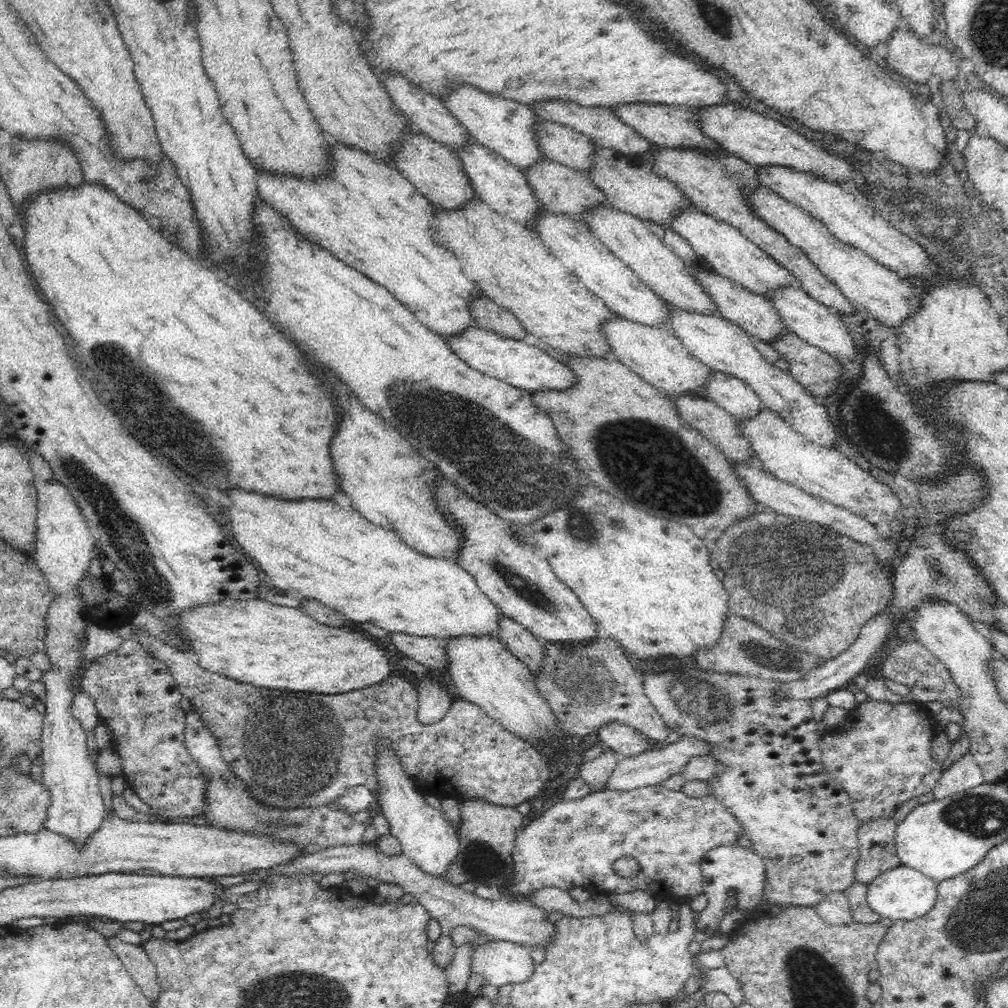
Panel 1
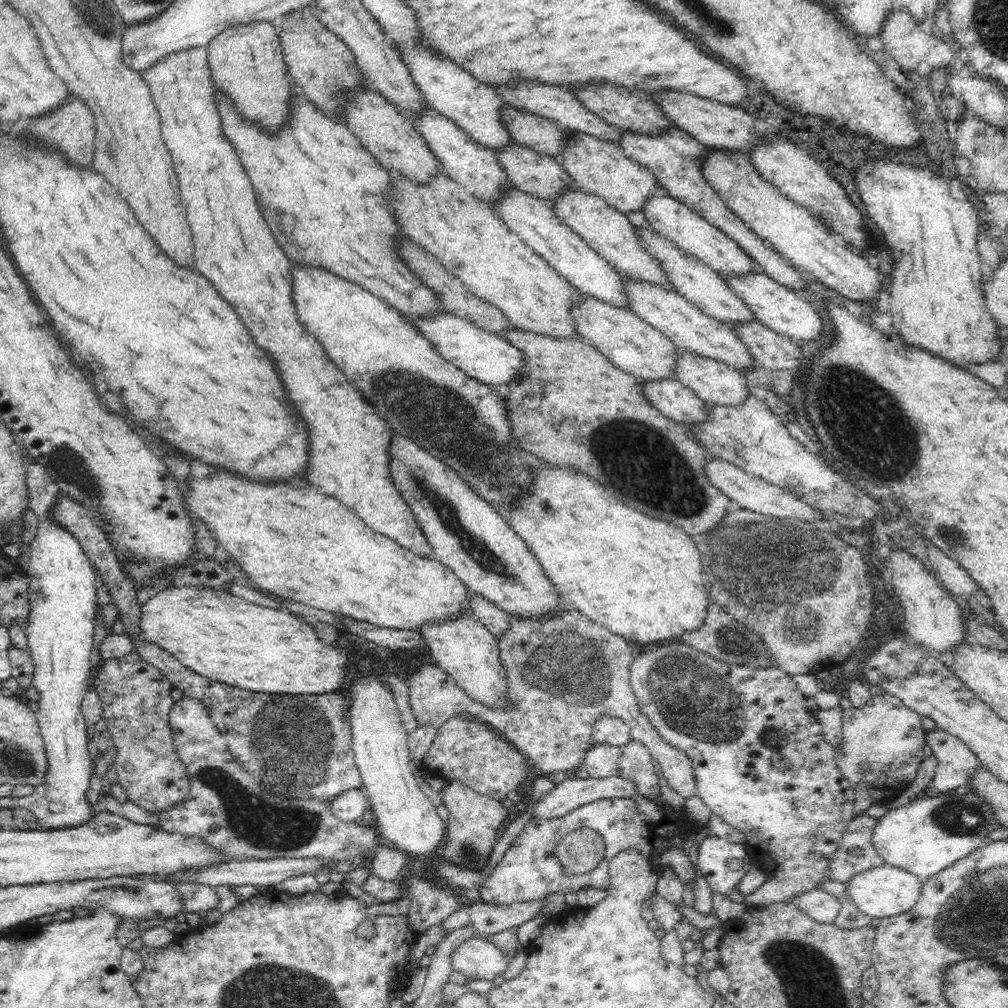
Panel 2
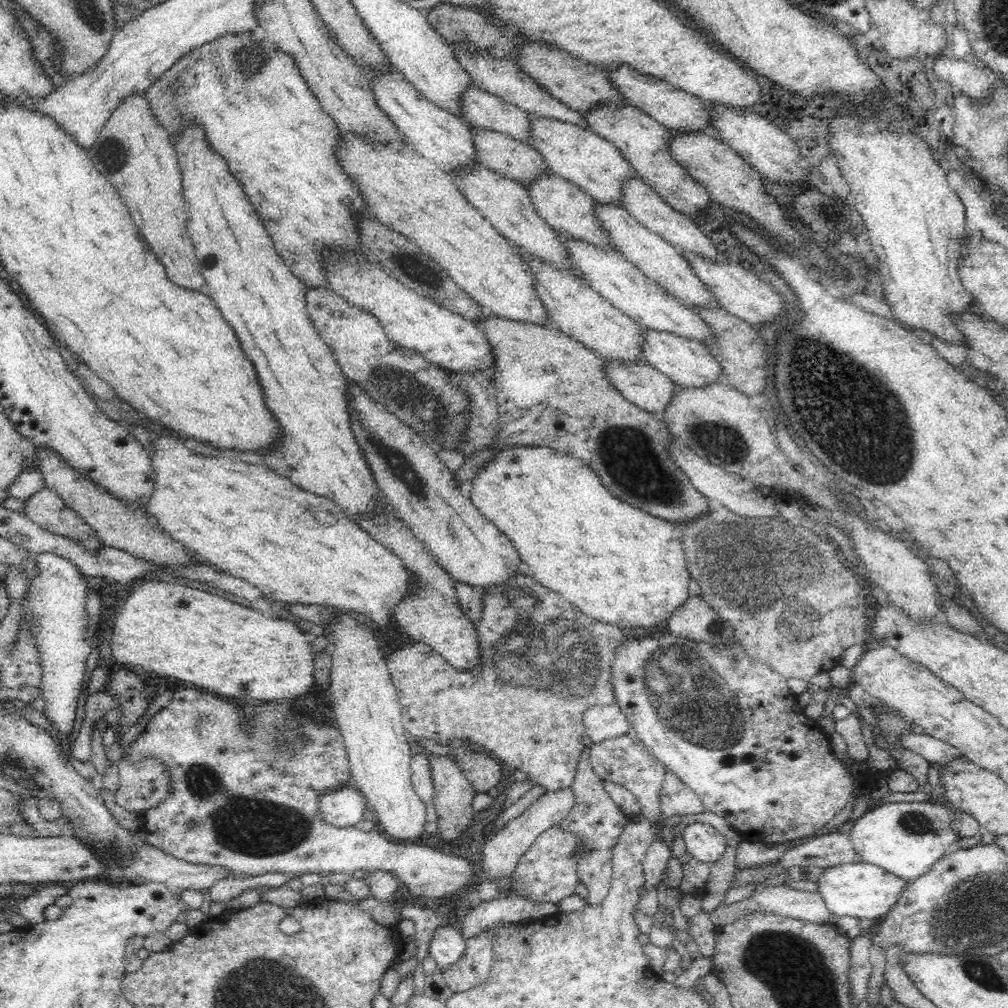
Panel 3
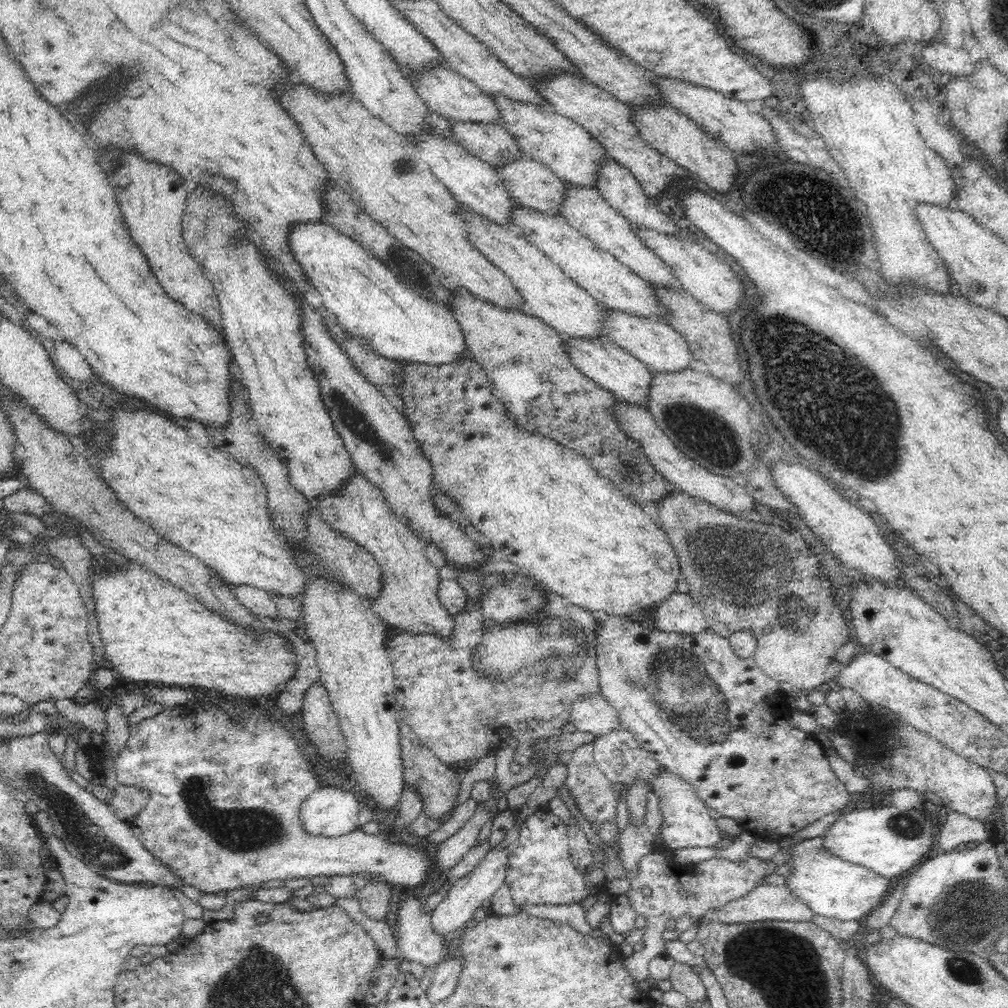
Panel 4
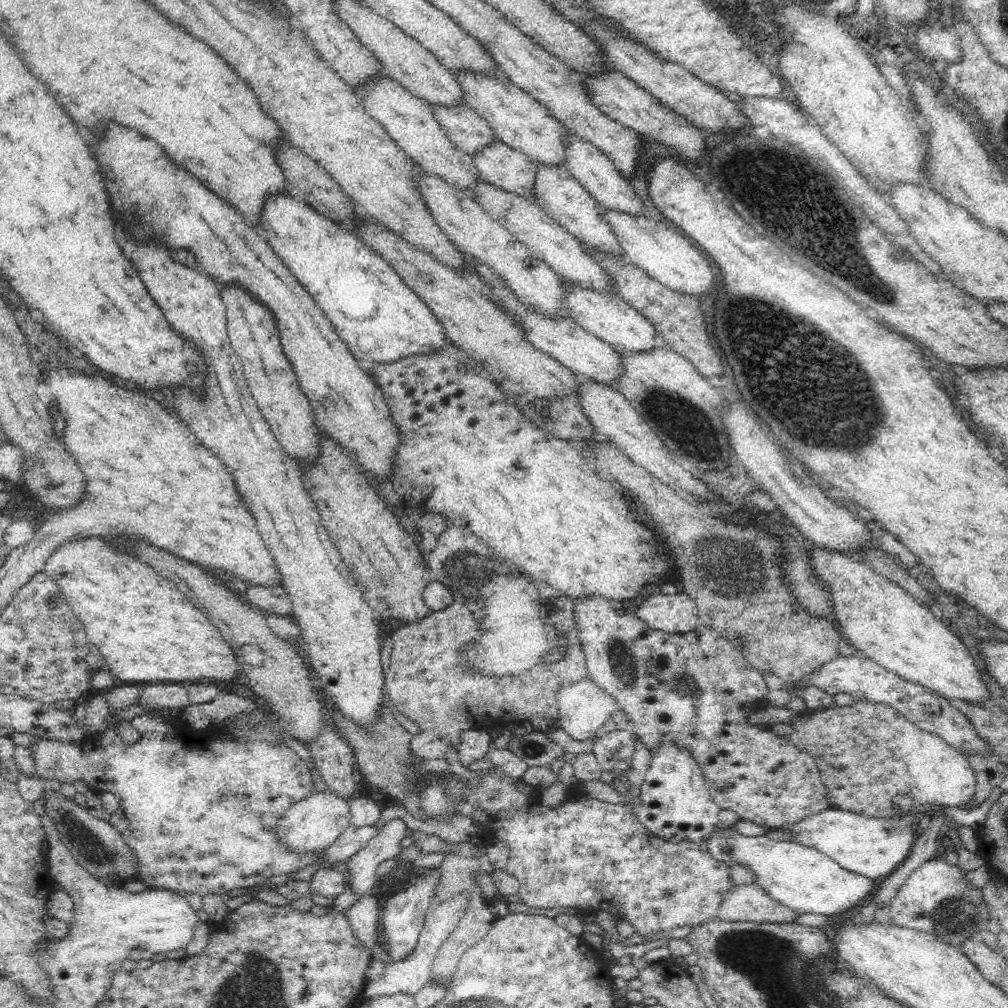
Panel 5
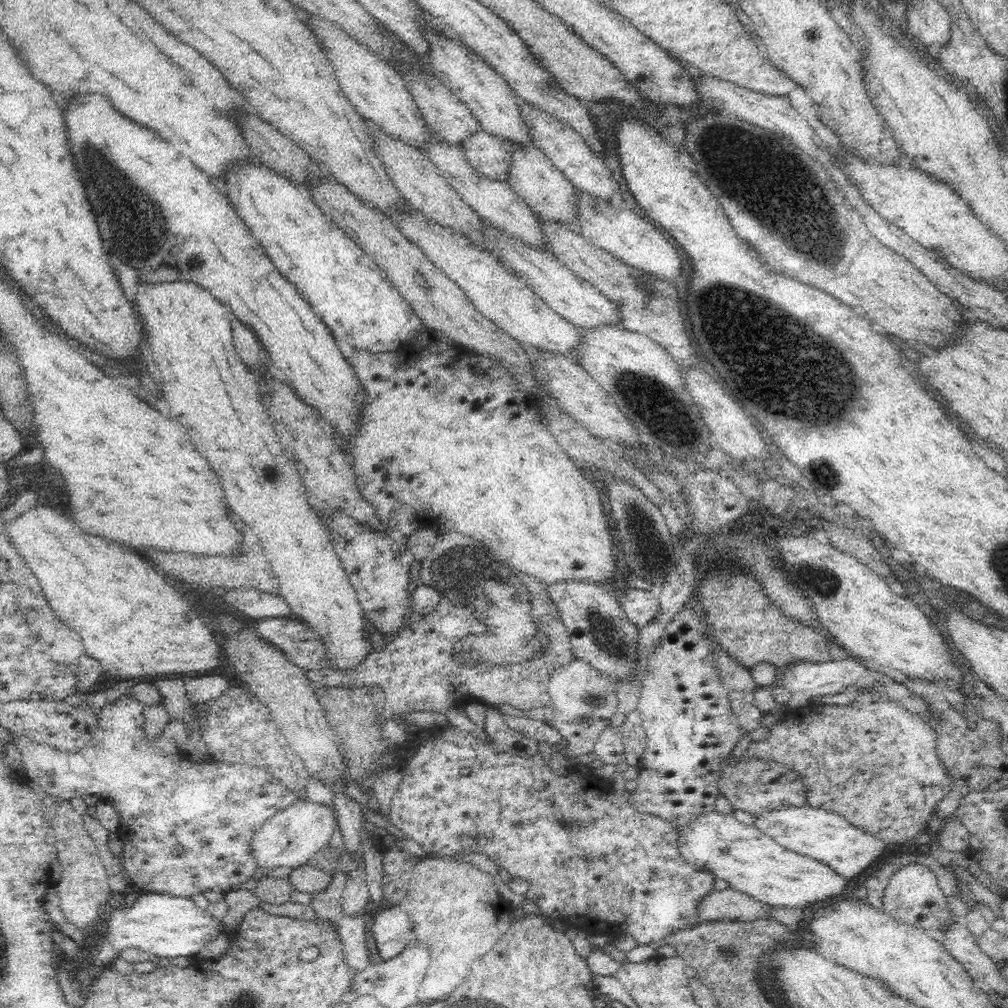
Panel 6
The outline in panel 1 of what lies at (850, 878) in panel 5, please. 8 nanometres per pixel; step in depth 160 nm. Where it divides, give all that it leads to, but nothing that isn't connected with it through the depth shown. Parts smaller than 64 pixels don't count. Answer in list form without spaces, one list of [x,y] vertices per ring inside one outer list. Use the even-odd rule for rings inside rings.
[[[900,865],[880,873],[867,884],[867,905],[876,914],[890,920],[914,920],[924,916],[936,902],[937,883],[933,878],[908,866]]]

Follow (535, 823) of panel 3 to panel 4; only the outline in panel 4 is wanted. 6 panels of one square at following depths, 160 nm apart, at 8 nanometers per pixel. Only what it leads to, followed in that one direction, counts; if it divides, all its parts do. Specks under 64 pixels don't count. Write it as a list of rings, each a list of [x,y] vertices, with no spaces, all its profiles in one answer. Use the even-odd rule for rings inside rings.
[[[500,842],[498,846],[490,848],[471,872],[459,878],[431,914],[433,931],[448,938],[462,930],[467,922],[472,919],[474,912],[482,906],[482,902],[494,896],[496,891],[504,884],[509,856],[510,854],[505,853],[505,848],[501,846]]]

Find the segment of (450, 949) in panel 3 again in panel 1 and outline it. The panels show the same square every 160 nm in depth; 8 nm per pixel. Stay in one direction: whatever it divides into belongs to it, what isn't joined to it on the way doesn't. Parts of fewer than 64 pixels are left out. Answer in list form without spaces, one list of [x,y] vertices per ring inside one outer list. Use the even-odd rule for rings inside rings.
[[[490,940],[474,947],[470,972],[482,976],[488,985],[514,986],[532,976],[536,964],[530,958],[530,945]]]

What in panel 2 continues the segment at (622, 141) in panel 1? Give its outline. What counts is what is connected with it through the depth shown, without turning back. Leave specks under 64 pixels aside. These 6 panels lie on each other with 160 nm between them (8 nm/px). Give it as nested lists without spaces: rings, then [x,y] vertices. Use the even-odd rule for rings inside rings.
[[[522,82],[518,86],[514,86],[514,88],[511,88],[511,86],[508,86],[508,88],[507,86],[493,86],[492,88],[511,107],[548,120],[552,119],[553,122],[559,123],[570,132],[581,132],[612,144],[616,144],[621,137],[621,129],[608,124],[597,114],[590,112],[572,93],[558,86],[547,86],[542,82]]]

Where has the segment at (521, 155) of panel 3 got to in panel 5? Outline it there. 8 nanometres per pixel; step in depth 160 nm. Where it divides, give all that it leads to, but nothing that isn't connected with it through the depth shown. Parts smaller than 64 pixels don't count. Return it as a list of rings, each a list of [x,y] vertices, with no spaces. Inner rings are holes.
[[[434,105],[434,118],[446,133],[450,142],[460,150],[472,156],[497,139],[484,118],[468,105]]]

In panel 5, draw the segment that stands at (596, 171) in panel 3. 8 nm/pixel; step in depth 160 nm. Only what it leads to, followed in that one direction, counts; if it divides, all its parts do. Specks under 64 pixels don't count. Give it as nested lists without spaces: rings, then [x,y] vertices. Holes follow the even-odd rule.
[[[472,71],[458,72],[456,75],[465,104],[486,120],[497,140],[514,150],[523,152],[532,163],[544,163],[554,167],[565,166],[565,148],[567,147],[565,136],[574,135],[574,133],[556,120],[543,104],[534,100],[532,96],[506,78],[484,76],[482,73],[472,73]]]

